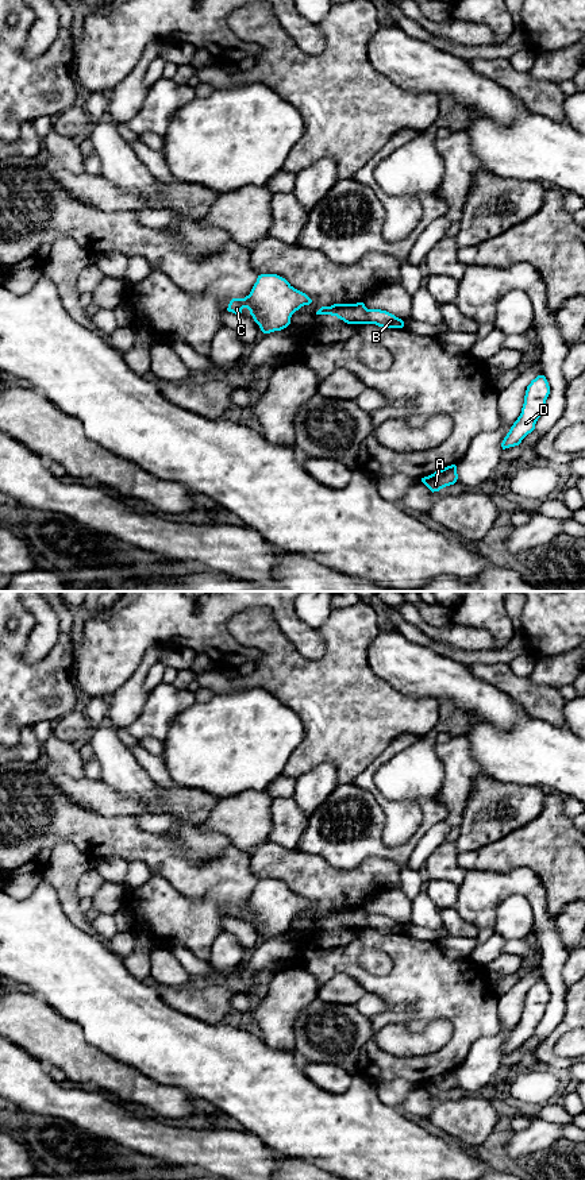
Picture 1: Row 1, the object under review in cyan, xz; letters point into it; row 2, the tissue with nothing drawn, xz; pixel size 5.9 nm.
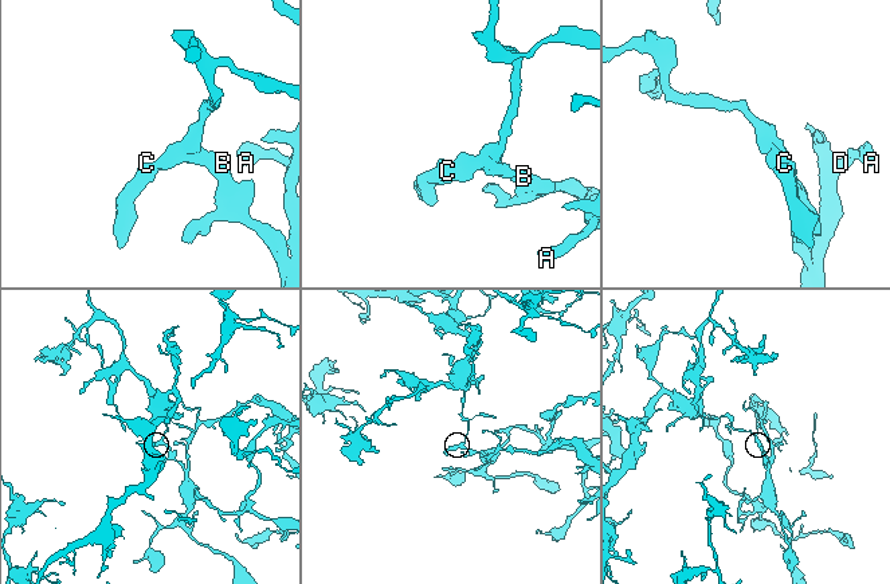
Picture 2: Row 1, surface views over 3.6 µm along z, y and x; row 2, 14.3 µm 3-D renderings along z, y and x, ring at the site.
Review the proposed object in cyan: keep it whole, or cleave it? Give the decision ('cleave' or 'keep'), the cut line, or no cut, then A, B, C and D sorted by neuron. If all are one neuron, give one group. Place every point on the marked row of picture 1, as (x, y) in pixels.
cleave; cut xz (368, 309), (365, 323); groups A B D / C

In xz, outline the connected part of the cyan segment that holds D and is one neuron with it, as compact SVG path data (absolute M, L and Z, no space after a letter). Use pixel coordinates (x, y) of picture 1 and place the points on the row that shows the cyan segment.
M538 375L531 381L526 390L522 413L501 443L503 450L519 446L535 429L549 394L550 386L544 375Z

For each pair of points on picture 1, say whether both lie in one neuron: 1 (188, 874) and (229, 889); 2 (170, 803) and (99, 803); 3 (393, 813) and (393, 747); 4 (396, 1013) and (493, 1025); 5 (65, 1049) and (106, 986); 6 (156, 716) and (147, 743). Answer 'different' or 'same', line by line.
1: same
2: same
3: same
4: same
5: different
6: different

